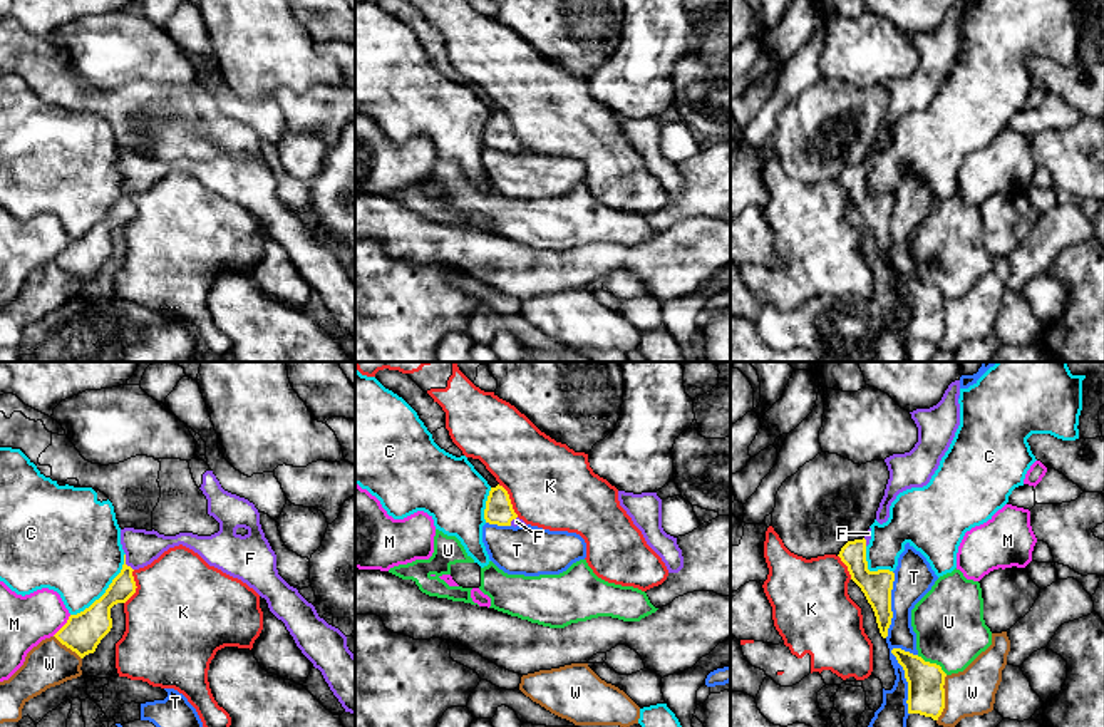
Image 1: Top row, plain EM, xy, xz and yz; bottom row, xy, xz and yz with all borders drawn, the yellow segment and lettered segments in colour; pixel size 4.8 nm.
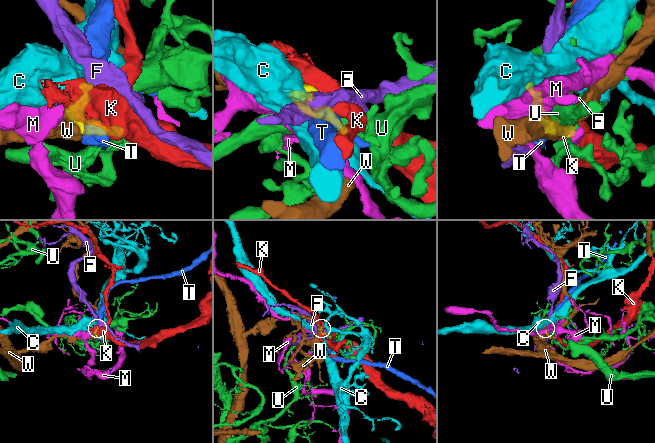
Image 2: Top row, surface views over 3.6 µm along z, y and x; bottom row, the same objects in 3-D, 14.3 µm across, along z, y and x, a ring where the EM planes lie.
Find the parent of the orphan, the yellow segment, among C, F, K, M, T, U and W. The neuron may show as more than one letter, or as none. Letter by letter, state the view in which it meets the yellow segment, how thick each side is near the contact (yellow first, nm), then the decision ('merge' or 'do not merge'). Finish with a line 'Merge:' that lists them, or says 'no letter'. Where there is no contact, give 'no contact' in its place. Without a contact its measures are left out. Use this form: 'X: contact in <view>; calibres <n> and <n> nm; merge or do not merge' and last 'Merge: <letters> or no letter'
C: contact in xy; calibres 190 and 440 nm; do not merge
F: contact in xy; calibres 120 and 170 nm; merge
K: contact in xz; calibres 130 and 400 nm; do not merge
M: contact in xy; calibres 190 and 240 nm; do not merge
T: contact in yz; calibres 180 and 160 nm; do not merge
U: contact in yz; calibres 180 and 340 nm; do not merge
W: contact in yz; calibres 180 and 220 nm; do not merge
Merge: F

